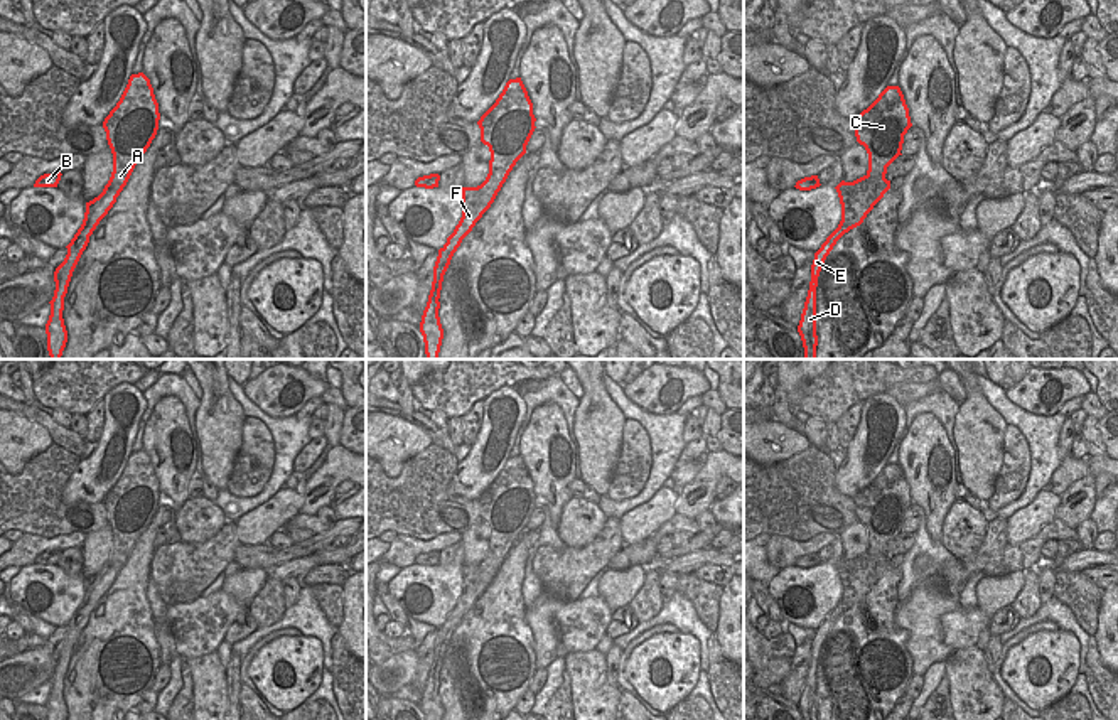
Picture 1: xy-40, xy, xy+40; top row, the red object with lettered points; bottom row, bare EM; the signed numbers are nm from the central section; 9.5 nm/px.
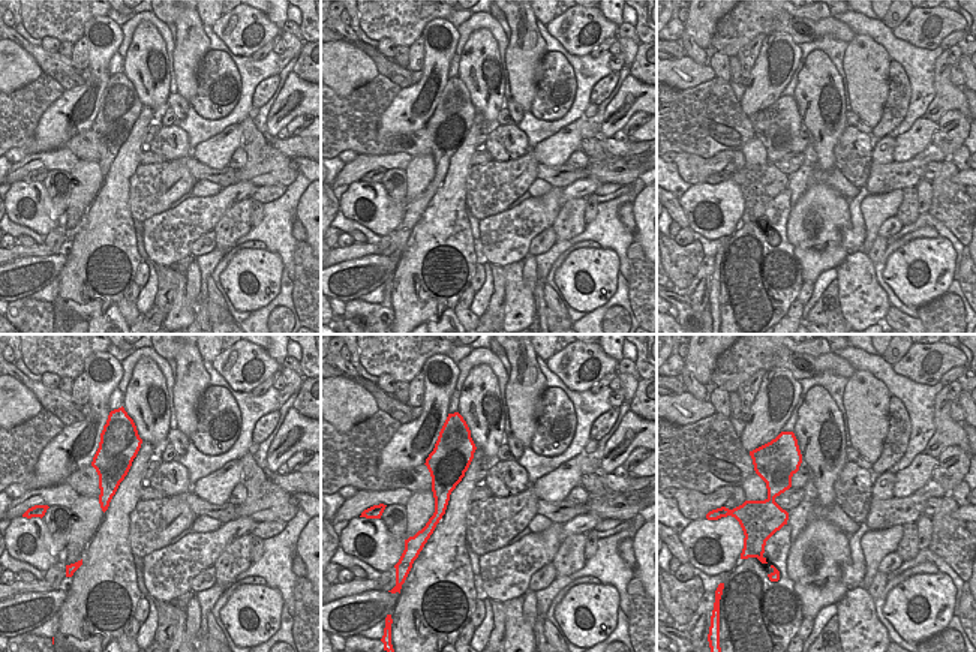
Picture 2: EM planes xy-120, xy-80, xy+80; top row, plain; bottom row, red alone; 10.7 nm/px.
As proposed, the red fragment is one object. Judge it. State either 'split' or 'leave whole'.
split

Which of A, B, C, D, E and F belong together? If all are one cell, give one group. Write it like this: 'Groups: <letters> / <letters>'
Groups: A C D E F / B.

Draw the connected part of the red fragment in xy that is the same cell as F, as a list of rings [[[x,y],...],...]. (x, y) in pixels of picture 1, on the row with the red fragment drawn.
[[[521,78],[509,79],[496,103],[477,121],[481,142],[491,152],[489,174],[482,182],[479,202],[472,209],[462,207],[459,224],[438,250],[432,290],[420,322],[427,359],[438,359],[443,339],[438,298],[450,260],[462,239],[491,207],[516,162],[526,153],[526,145],[536,128],[535,121],[533,103]]]

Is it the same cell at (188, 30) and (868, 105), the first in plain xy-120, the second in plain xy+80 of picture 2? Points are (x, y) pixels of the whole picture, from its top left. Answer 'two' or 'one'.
one

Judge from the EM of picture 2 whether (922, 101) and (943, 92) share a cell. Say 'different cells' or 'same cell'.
different cells

